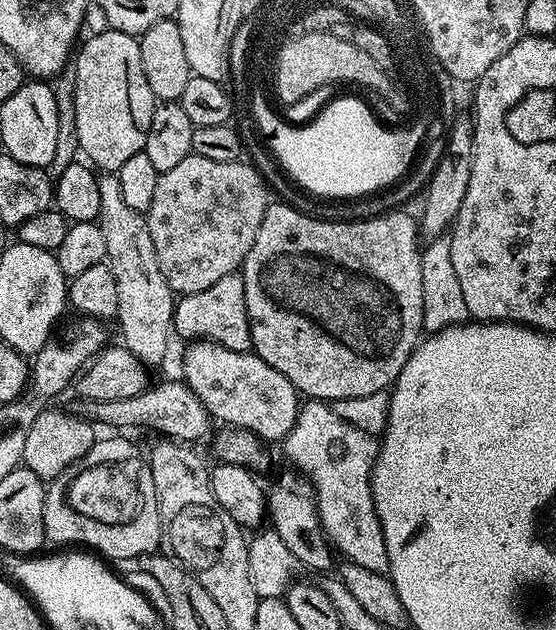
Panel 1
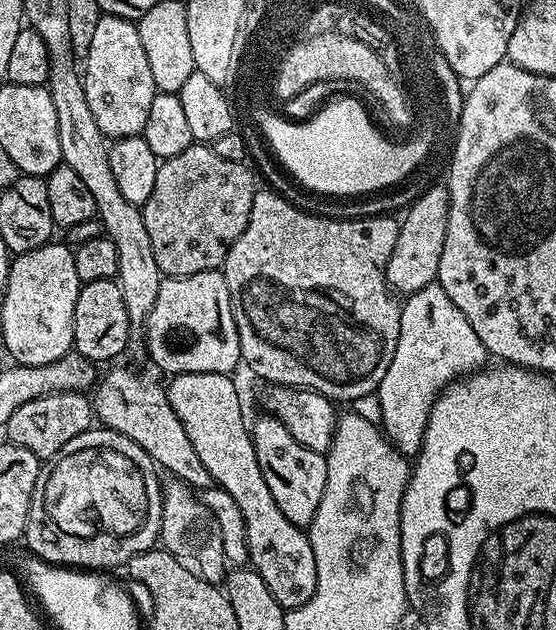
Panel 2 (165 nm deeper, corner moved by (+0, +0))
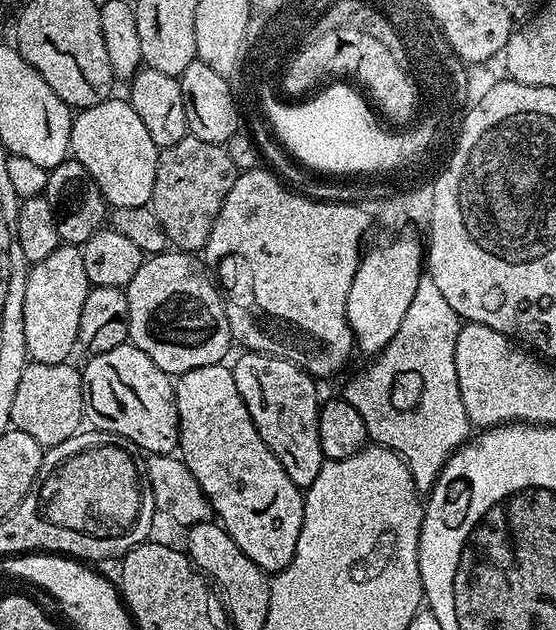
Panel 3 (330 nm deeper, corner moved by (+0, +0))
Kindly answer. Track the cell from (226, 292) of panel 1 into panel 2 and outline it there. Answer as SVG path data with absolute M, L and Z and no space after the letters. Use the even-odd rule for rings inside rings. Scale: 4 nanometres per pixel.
M223 271L164 276L158 286L158 296L142 329L148 343L148 356L167 374L178 372L222 372L231 373L235 364L241 363L238 330L232 313L230 290L226 286Z

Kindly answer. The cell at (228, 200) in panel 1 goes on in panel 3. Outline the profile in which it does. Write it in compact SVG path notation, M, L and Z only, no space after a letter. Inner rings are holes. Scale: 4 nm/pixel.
M189 134L174 146L160 149L150 207L168 231L168 242L173 249L193 254L203 249L237 175L238 169L230 162L230 154L223 144L202 142L202 138Z

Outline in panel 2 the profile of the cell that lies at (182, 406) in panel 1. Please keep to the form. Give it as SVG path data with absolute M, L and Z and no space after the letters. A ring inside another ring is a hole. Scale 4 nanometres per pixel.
M178 372L167 381L166 391L170 406L174 406L174 414L182 422L186 430L186 438L190 438L190 446L194 446L194 454L202 458L202 466L212 475L213 481L238 502L238 510L242 510L242 518L246 522L246 542L251 567L266 582L270 594L285 610L291 610L310 602L314 590L318 586L318 566L314 566L314 550L308 541L308 533L299 528L282 510L278 510L278 502L274 502L274 494L270 494L270 486L266 486L266 478L262 478L262 466L258 466L258 454L254 454L254 442L249 421L244 421L244 408L240 405L240 392L232 381L231 375L222 372Z

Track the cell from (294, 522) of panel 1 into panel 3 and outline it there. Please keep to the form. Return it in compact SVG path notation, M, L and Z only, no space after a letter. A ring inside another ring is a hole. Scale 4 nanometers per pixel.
M264 352L239 353L236 364L231 365L234 386L250 410L250 418L266 446L282 462L282 470L290 474L290 482L301 490L307 490L318 478L324 465L322 442L320 441L321 401L316 401L317 381L294 362Z

